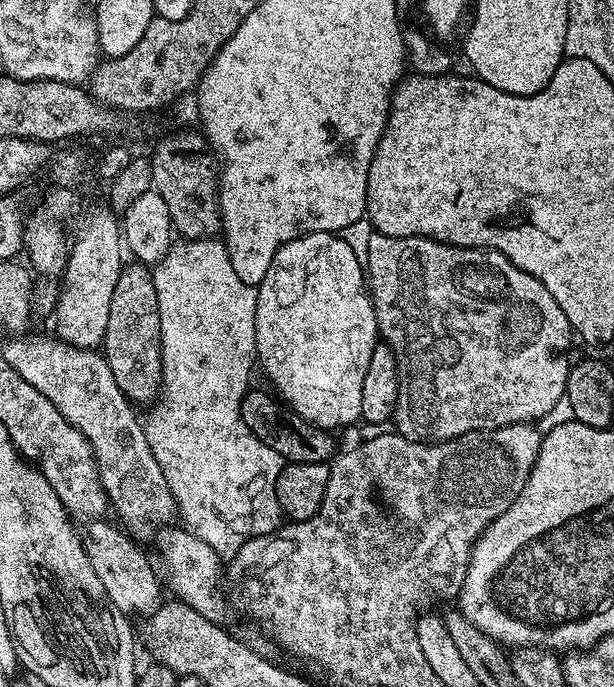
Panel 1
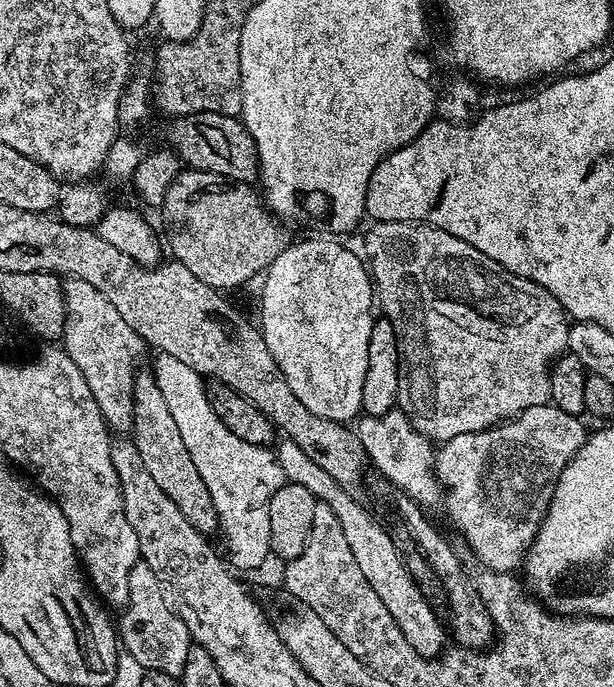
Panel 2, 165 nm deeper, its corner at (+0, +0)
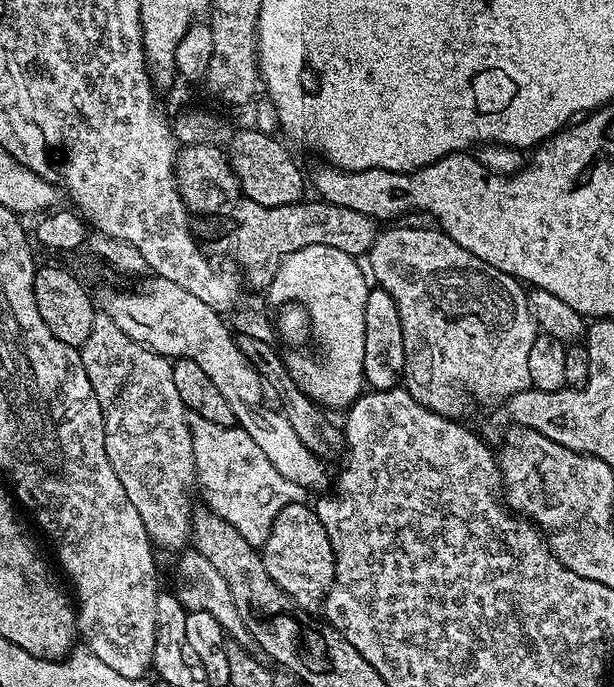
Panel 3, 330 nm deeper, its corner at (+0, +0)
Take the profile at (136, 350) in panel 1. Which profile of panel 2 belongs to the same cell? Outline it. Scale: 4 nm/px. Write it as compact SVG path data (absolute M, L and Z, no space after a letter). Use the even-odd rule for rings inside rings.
M137 371L136 381L132 384L134 414L130 429L142 466L146 466L166 498L170 498L178 506L178 510L186 514L190 526L205 534L215 533L220 523L216 517L214 502L210 498L210 490L206 490L206 482L202 482L202 474L198 474L198 466L194 466L190 450L186 450L186 442L182 442L182 433L174 422L174 414L170 414L170 406L162 396L162 390L156 385L155 375L151 371L144 371Z

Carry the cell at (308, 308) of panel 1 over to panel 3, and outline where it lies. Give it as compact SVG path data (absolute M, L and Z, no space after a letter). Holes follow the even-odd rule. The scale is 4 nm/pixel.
M306 246L302 250L294 250L281 262L266 289L269 305L298 303L308 311L310 336L313 341L316 339L320 356L288 354L284 356L284 365L301 390L308 393L317 404L329 409L347 409L366 388L366 298L370 280L362 264L360 269L360 264L357 257L334 246Z

